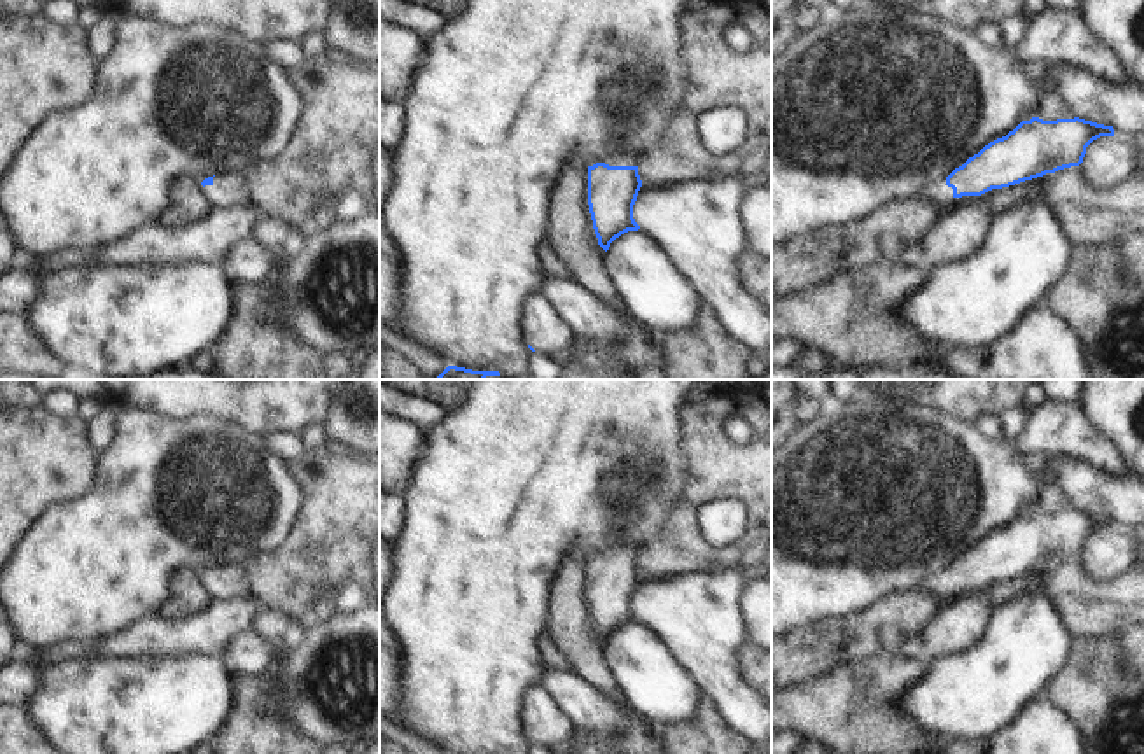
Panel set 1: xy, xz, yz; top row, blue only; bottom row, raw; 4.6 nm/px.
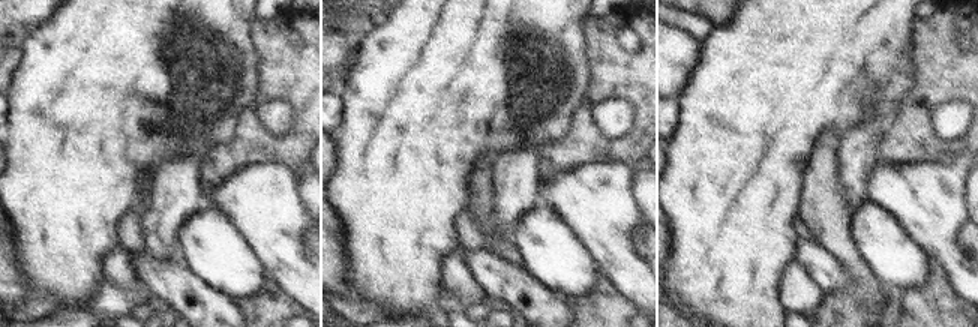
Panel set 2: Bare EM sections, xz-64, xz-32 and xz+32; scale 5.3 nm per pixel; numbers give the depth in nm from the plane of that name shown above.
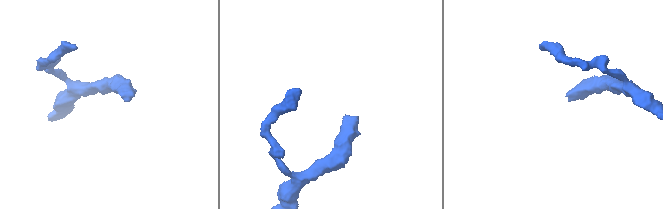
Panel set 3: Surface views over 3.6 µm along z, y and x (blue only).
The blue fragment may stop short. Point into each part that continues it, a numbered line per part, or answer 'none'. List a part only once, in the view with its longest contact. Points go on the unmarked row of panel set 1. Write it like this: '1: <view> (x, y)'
1: xz (620, 550)

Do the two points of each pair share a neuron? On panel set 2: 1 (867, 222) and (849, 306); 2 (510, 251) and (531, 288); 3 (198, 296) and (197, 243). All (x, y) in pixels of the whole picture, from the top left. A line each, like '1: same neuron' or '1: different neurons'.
1: different neurons
2: different neurons
3: different neurons

